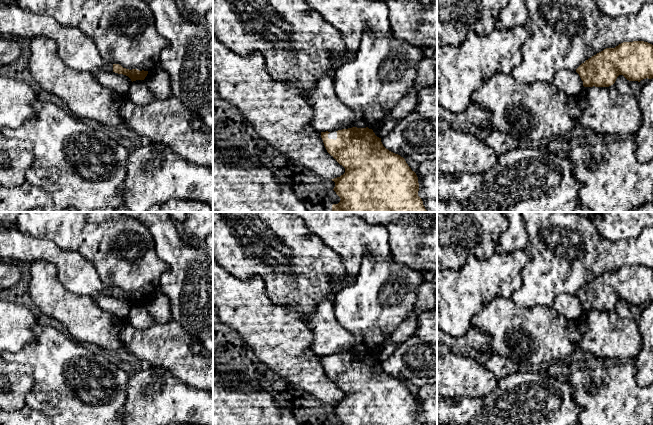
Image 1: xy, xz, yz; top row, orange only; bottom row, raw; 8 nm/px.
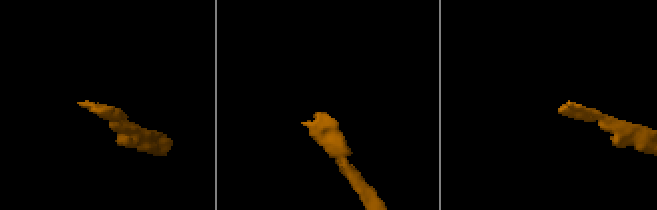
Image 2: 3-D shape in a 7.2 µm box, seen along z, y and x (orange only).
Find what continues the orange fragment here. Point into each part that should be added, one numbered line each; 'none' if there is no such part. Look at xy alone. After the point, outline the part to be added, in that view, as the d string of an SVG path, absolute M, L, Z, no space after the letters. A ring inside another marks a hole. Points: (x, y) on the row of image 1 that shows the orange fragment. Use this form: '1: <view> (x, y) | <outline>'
1: xy (75, 49) | M0 0L0 35L3 37L32 39L45 36L54 40L59 58L69 67L79 71L105 69L113 72L113 64L106 63L93 40L77 28L65 26L50 16L38 15L20 7L16 0Z

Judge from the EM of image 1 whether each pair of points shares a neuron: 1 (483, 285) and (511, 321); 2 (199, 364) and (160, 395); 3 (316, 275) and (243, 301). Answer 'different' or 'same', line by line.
1: different
2: different
3: different

